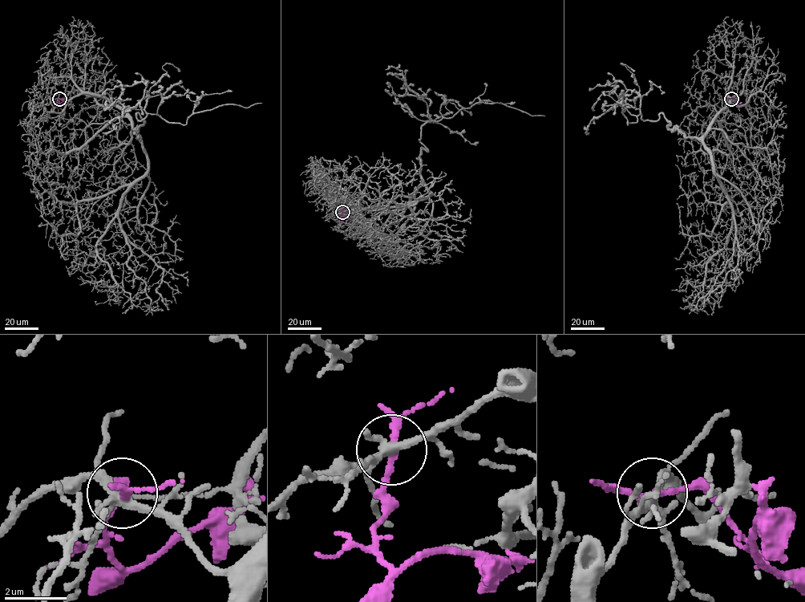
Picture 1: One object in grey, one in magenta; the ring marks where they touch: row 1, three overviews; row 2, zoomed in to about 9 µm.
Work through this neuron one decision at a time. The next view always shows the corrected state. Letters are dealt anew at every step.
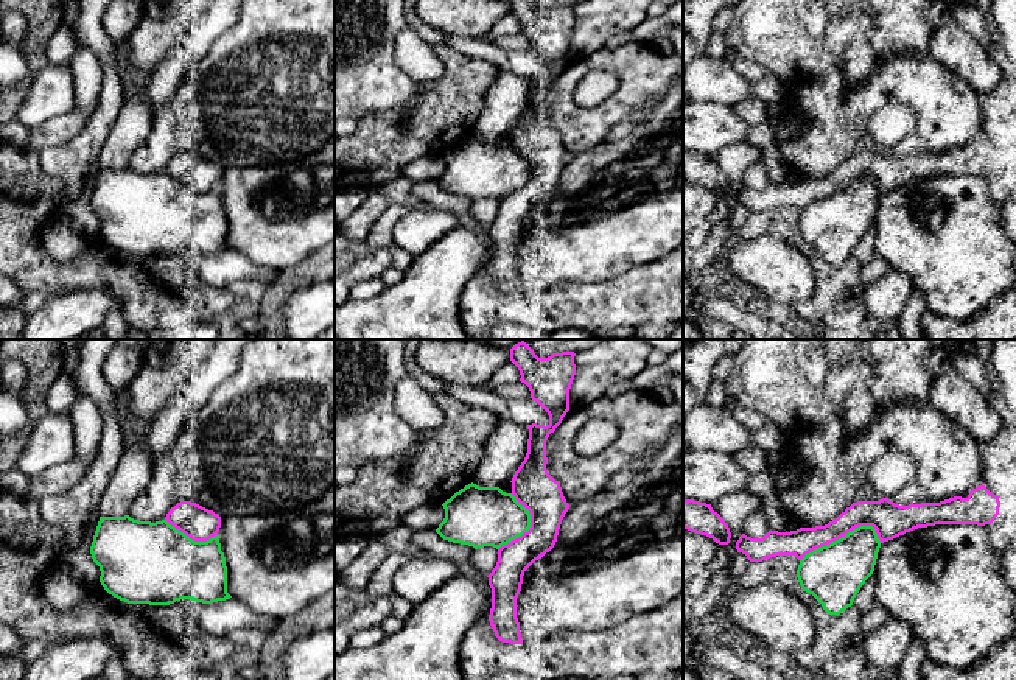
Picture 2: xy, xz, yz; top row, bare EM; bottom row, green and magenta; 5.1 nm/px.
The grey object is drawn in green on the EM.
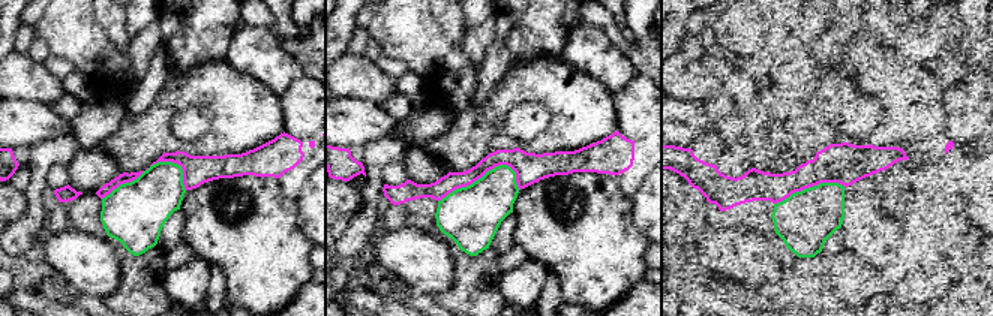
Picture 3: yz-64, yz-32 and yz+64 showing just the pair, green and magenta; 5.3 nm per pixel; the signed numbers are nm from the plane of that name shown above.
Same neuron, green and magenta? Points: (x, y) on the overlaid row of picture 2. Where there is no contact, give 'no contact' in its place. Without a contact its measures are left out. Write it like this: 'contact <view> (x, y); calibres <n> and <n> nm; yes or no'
contact yz (842, 537); calibres 300 and 170 nm; no

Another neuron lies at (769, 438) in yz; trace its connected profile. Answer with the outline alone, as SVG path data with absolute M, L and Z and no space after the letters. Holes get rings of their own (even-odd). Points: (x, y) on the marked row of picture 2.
M767 422L762 428L753 431L751 440L767 453L769 468L775 468L783 462L783 433L776 425Z

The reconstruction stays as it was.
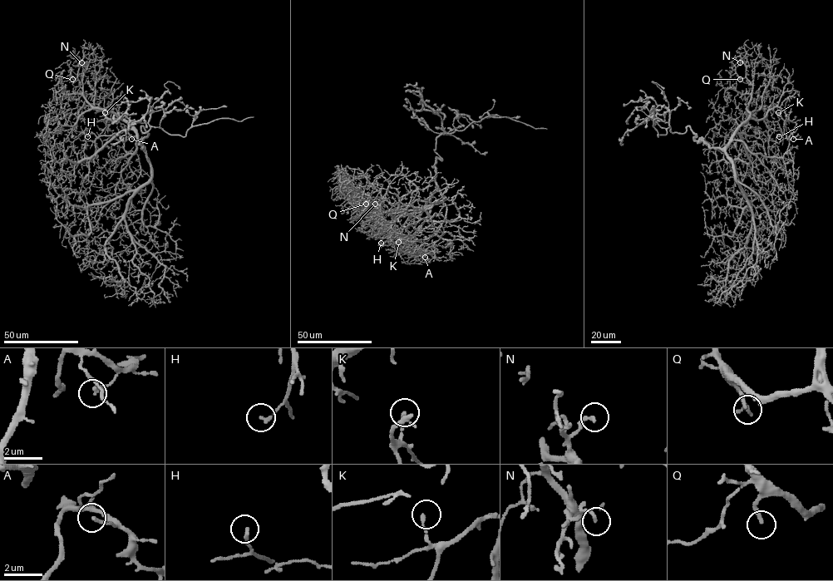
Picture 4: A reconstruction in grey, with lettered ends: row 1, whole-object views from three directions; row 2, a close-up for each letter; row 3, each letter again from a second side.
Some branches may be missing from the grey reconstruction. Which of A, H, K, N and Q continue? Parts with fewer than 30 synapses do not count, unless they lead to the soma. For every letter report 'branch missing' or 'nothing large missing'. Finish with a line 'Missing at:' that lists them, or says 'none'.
A: nothing large missing
H: nothing large missing
K: nothing large missing
N: nothing large missing
Q: branch missing
Missing at: Q

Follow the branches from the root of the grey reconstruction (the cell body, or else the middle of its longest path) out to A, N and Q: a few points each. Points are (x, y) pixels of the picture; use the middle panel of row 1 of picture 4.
A: (442, 194), (438, 189), (431, 196), (430, 212), (414, 235), (414, 243), (419, 248), (417, 253), (425, 257)
N: (442, 194), (438, 189), (420, 209), (409, 213), (386, 211), (373, 216), (372, 209), (375, 204)
Q: (442, 194), (438, 189), (420, 209), (409, 213), (386, 211), (373, 216), (370, 206), (366, 204)

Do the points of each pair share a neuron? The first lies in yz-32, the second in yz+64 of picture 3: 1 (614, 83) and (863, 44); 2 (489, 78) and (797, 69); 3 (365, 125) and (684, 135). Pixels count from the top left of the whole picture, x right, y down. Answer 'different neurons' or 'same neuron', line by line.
1: different neurons
2: different neurons
3: same neuron

